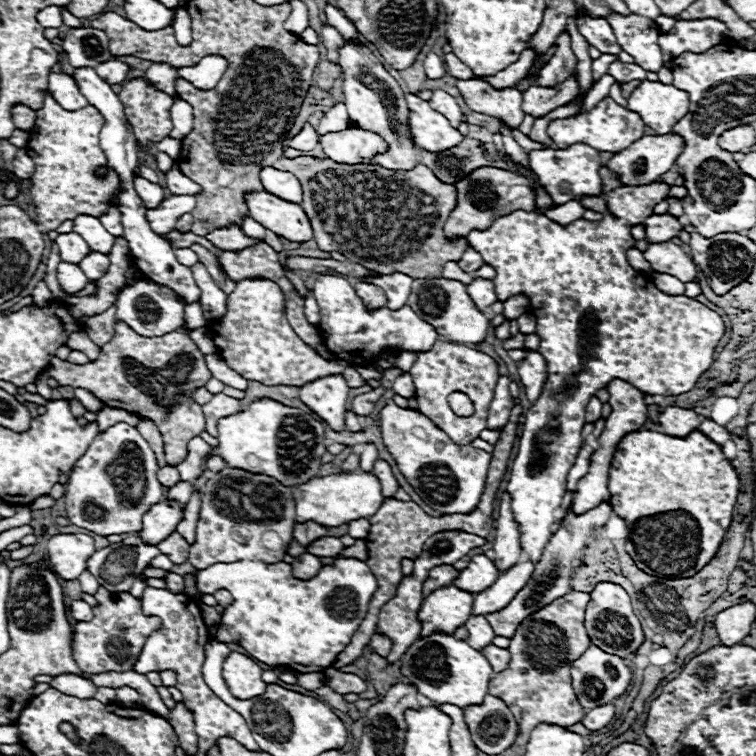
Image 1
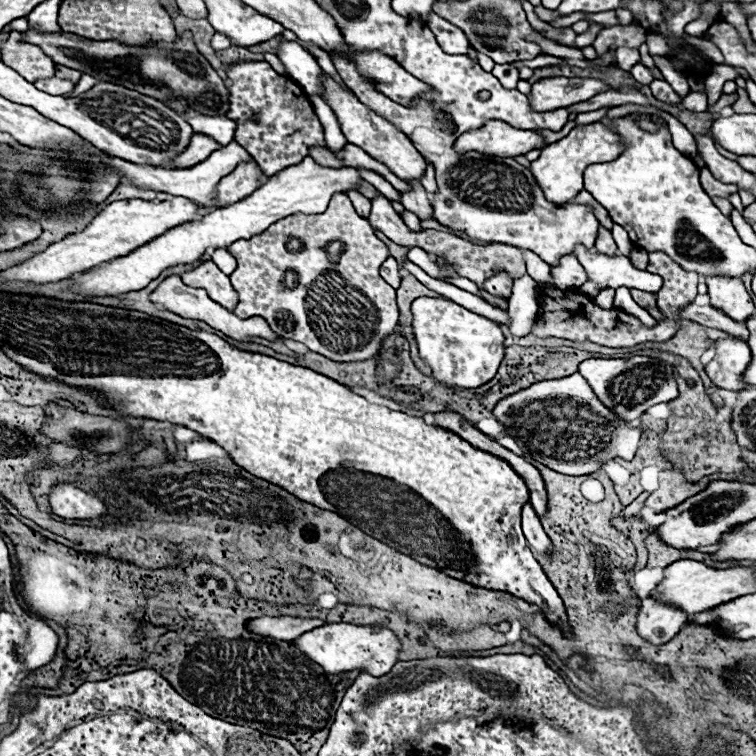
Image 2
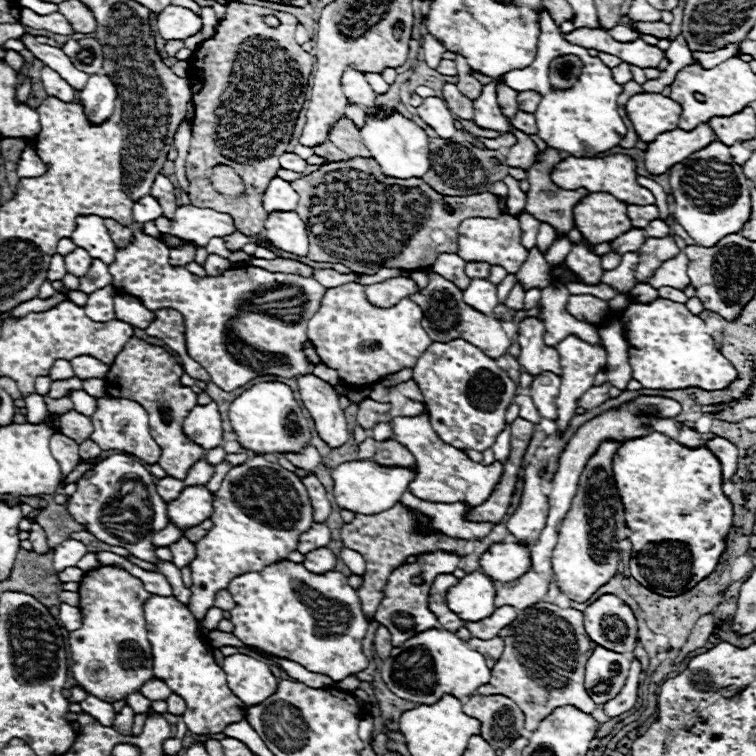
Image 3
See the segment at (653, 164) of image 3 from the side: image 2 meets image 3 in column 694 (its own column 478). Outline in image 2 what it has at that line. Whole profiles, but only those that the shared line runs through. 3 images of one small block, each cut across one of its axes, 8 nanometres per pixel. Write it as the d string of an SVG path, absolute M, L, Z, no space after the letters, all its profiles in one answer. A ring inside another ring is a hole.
M488 120L480 128L464 132L454 146L458 152L476 150L490 156L514 158L528 154L530 150L542 150L546 142L538 130L522 130L500 120Z

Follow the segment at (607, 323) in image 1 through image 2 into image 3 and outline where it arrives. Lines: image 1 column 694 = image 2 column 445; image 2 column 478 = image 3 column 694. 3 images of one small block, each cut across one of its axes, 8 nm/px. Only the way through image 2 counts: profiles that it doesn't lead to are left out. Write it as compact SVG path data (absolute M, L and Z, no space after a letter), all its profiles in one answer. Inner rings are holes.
M656 298L650 304L632 302L618 318L628 340L632 378L644 388L678 390L696 386L702 390L722 390L734 382L736 370L732 362L716 350L712 336L706 334L704 320L690 314L684 304L664 298Z

